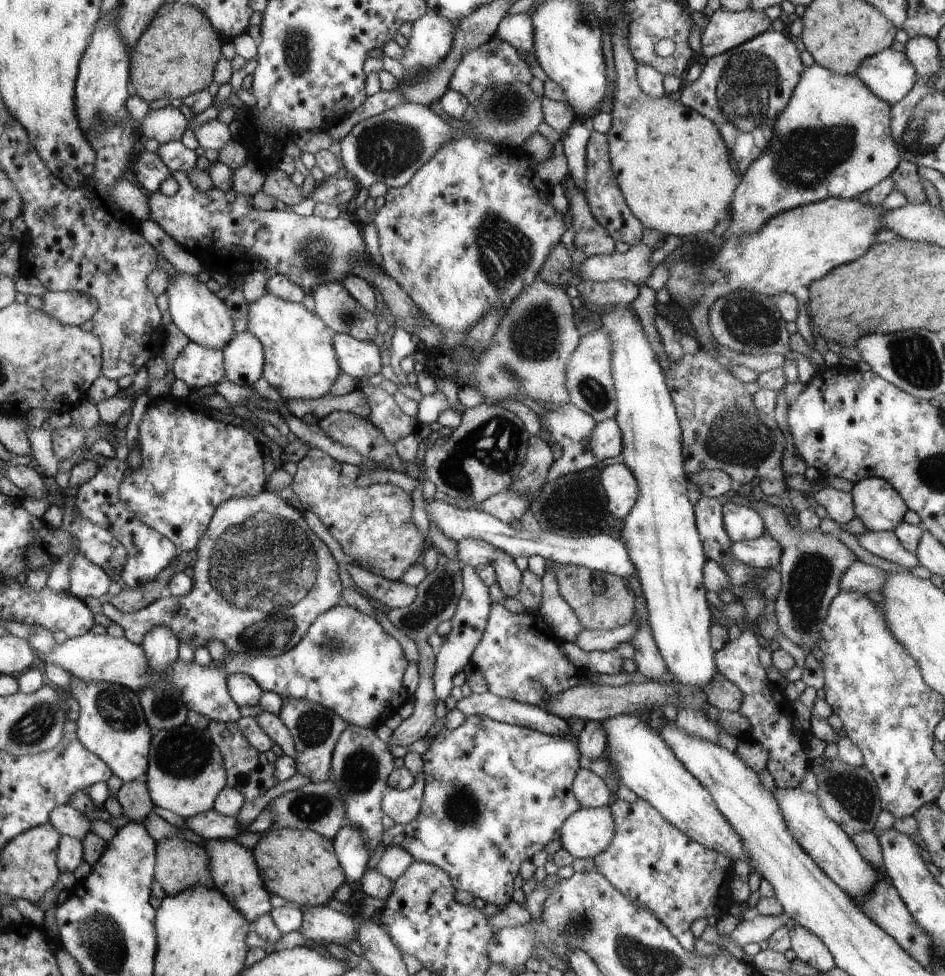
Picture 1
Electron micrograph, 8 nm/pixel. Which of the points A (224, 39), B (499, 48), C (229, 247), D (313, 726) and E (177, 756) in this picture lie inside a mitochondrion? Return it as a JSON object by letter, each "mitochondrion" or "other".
{"A":"other","B":"other","C":"other","D":"mitochondrion","E":"mitochondrion"}

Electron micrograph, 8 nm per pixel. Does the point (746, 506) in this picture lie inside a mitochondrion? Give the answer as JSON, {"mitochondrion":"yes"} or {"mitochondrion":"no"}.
{"mitochondrion":"no"}

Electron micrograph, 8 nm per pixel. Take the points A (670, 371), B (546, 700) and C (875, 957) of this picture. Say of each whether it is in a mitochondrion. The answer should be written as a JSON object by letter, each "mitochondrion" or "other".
{"A":"other","B":"other","C":"other"}

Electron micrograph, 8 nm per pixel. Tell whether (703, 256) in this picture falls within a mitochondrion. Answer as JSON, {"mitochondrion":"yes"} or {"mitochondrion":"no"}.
{"mitochondrion":"yes"}

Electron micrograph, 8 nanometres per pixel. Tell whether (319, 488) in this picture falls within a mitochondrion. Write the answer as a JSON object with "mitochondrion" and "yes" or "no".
{"mitochondrion":"no"}

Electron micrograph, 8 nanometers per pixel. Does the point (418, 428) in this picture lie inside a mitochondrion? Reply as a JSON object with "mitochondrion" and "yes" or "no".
{"mitochondrion":"no"}

